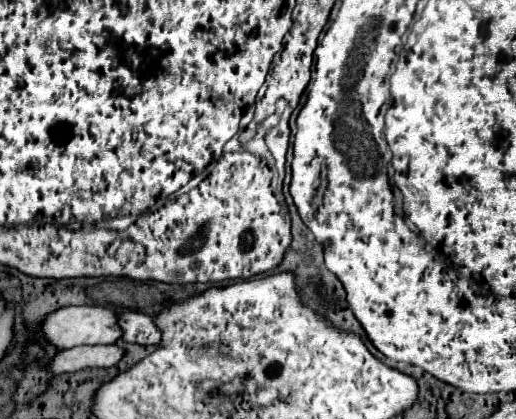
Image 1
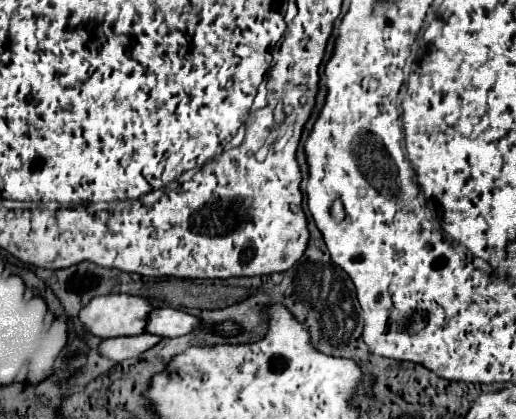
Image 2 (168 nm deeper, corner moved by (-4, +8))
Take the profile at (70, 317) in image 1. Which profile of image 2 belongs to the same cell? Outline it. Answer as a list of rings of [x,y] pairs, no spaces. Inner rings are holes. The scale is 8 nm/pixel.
[[[112,293],[94,297],[80,311],[80,323],[84,331],[96,337],[120,337],[144,333],[146,315],[152,305],[144,297]]]

